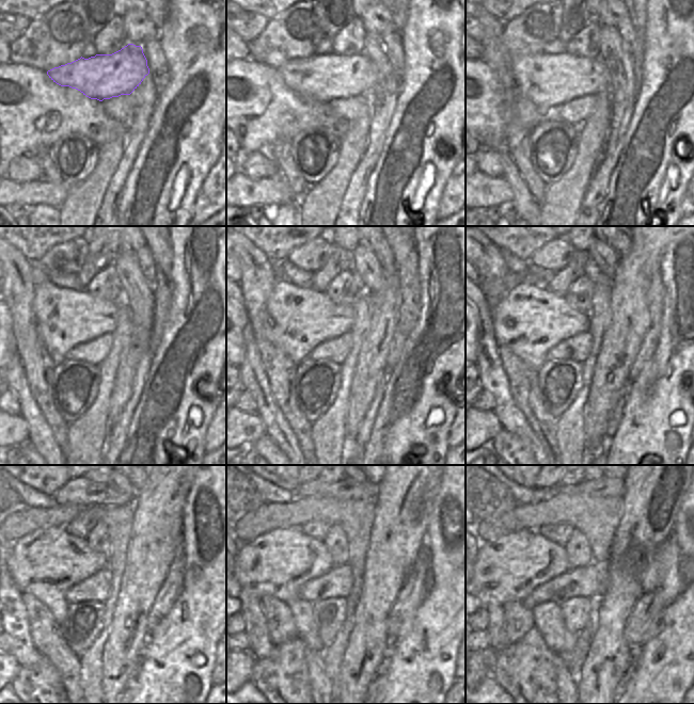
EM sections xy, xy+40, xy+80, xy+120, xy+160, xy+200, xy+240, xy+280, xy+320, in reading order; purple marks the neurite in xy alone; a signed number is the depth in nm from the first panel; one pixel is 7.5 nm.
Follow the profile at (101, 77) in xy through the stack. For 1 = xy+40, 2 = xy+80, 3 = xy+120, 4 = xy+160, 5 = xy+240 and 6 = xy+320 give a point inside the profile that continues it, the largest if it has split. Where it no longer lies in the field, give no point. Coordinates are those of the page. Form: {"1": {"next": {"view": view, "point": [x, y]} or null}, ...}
{"1": {"next": {"view": "xy+40", "point": [322, 78]}}, "2": {"next": {"view": "xy+80", "point": [548, 80]}}, "3": {"next": {"view": "xy+120", "point": [65, 318]}}, "4": {"next": {"view": "xy+160", "point": [299, 319]}}, "5": {"next": {"view": "xy+240", "point": [45, 563]}}, "6": {"next": {"view": "xy+320", "point": [508, 569]}}}

